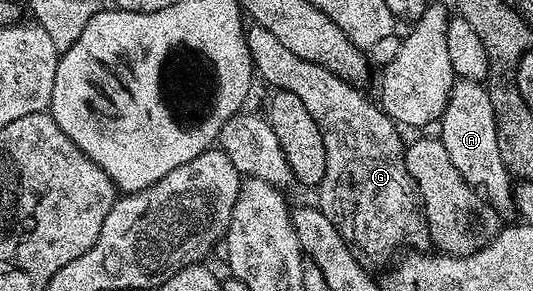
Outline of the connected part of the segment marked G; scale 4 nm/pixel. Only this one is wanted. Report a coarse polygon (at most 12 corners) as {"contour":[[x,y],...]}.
{"contour":[[245,32],[254,72],[325,143],[317,207],[352,250],[430,242],[400,126],[372,98]]}

